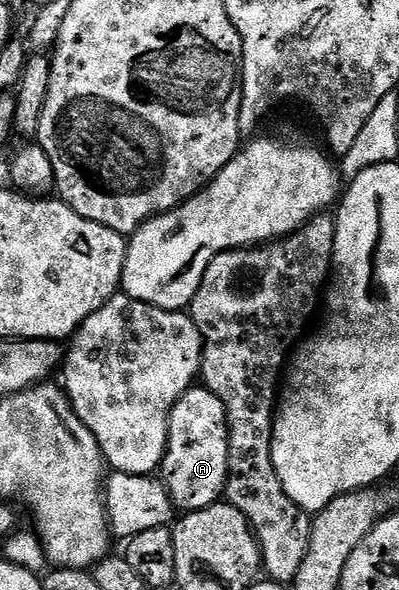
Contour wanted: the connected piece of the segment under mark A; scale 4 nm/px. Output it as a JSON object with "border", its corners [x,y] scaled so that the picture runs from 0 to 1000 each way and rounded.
{"border":[[[471,659],[436,683],[421,712],[421,756],[396,797],[434,858],[461,869],[484,869],[544,854],[561,842],[571,817],[571,698],[526,661]]]}

